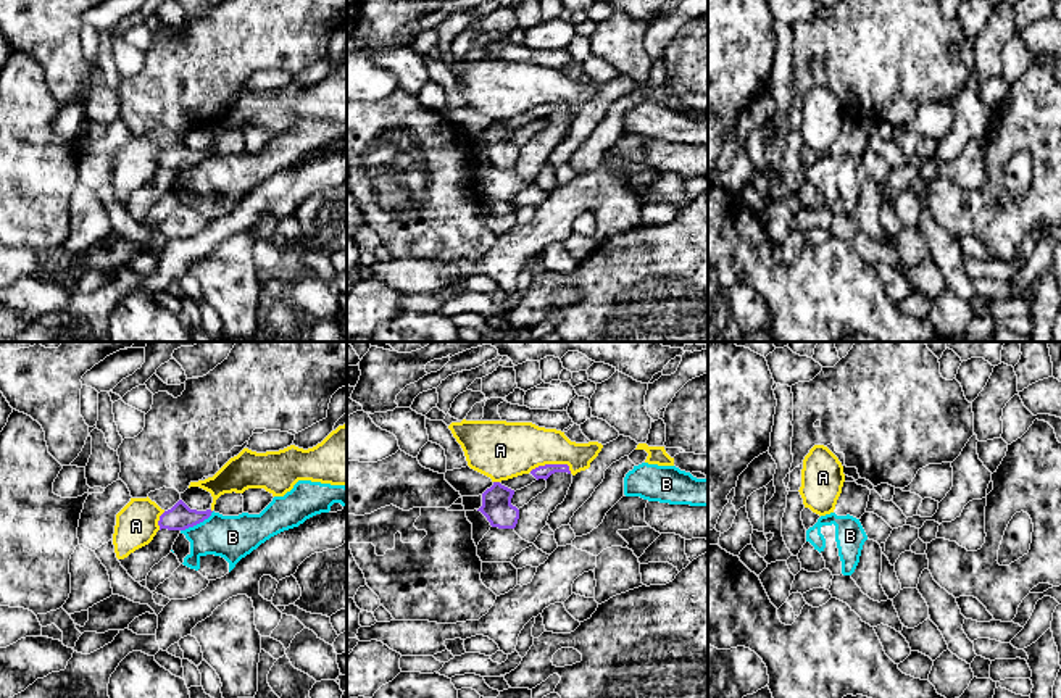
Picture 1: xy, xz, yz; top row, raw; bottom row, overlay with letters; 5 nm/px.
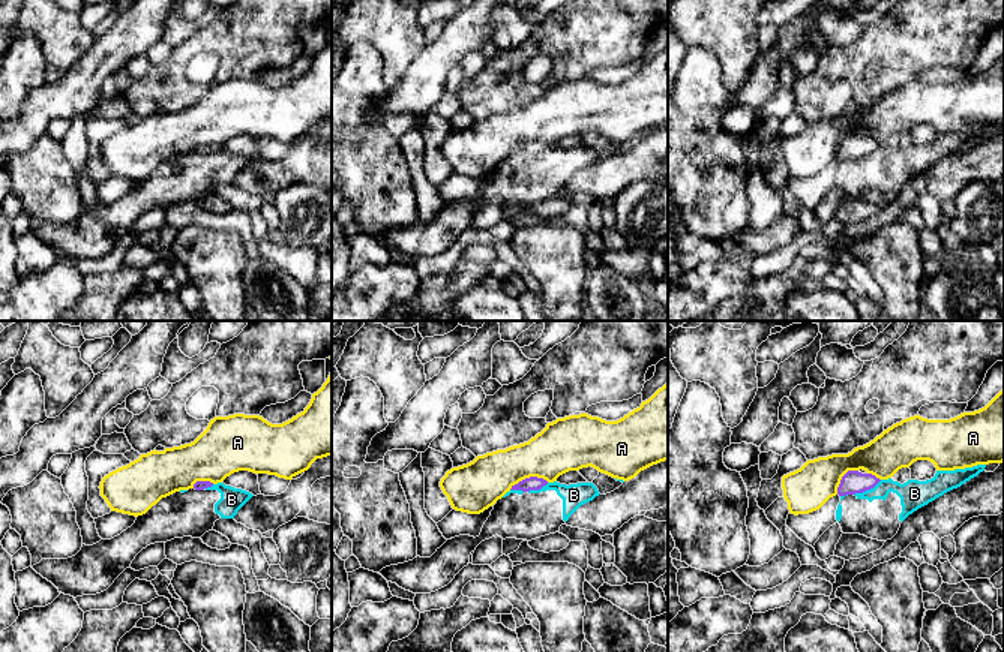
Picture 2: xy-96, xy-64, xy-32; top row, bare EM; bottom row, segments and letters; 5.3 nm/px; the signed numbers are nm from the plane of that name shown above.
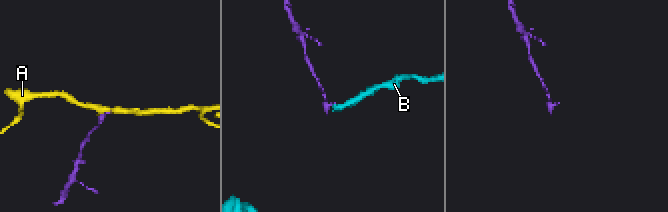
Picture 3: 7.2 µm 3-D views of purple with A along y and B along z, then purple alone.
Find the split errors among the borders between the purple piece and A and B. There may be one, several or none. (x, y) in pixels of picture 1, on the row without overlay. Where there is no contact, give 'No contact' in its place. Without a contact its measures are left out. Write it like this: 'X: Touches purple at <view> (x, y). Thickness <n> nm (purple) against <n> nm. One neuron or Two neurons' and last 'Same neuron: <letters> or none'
A: Touches purple at xz (552, 103). Thickness 70 nm (purple) against 280 nm. Two neurons
B: Touches purple at xy (197, 162). Thickness 130 nm (purple) against 220 nm. Two neurons
Same neuron: none

